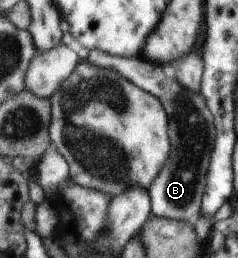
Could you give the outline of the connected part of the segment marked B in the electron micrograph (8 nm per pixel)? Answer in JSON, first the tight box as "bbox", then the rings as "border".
{"bbox":[86,49,215,223],"border":[[[92,49],[88,51],[86,63],[94,65],[98,69],[114,71],[116,75],[124,77],[126,81],[134,83],[136,87],[158,99],[168,119],[166,133],[168,133],[170,151],[168,151],[166,163],[162,165],[162,169],[158,171],[158,175],[154,177],[154,181],[148,187],[147,193],[151,202],[150,215],[188,223],[195,221],[198,216],[198,209],[200,209],[200,199],[204,193],[206,165],[210,159],[210,151],[215,137],[213,119],[201,98],[201,94],[192,93],[192,91],[180,87],[175,79],[169,79],[162,73],[161,66],[154,65],[143,57],[116,57]]]}

